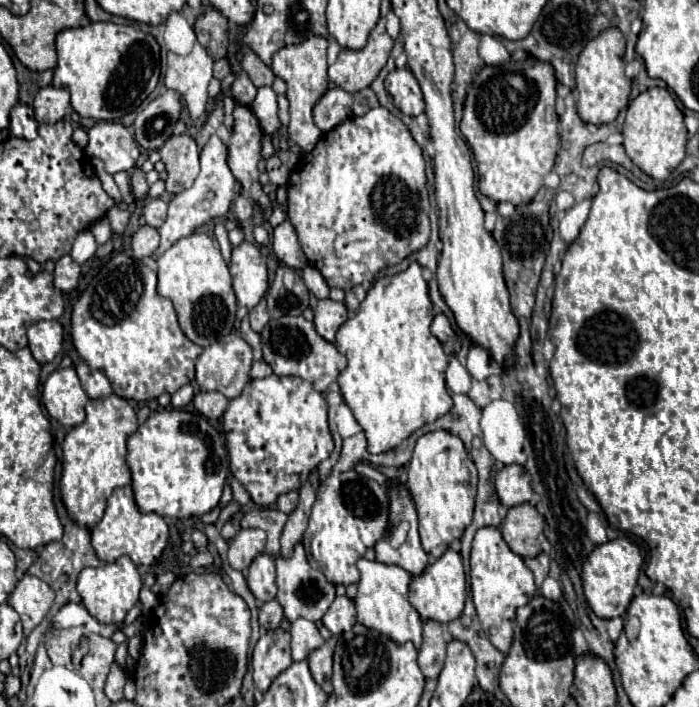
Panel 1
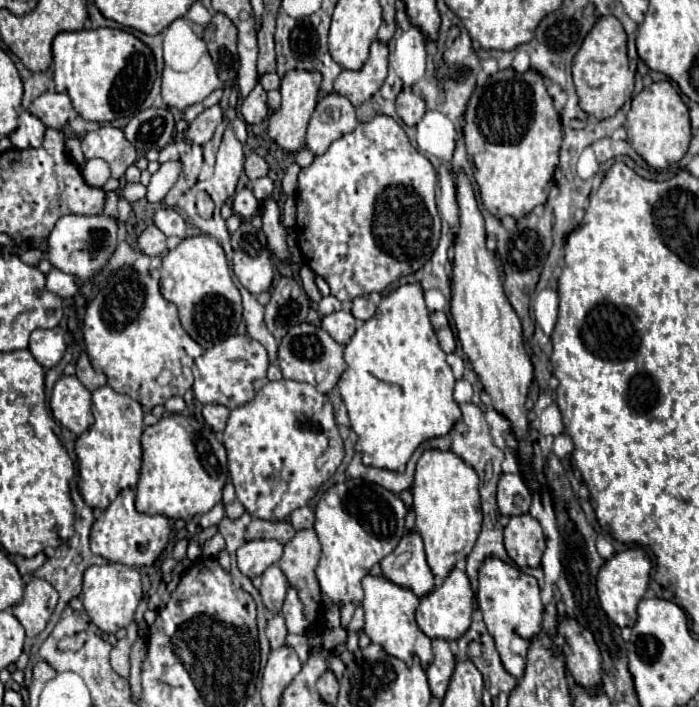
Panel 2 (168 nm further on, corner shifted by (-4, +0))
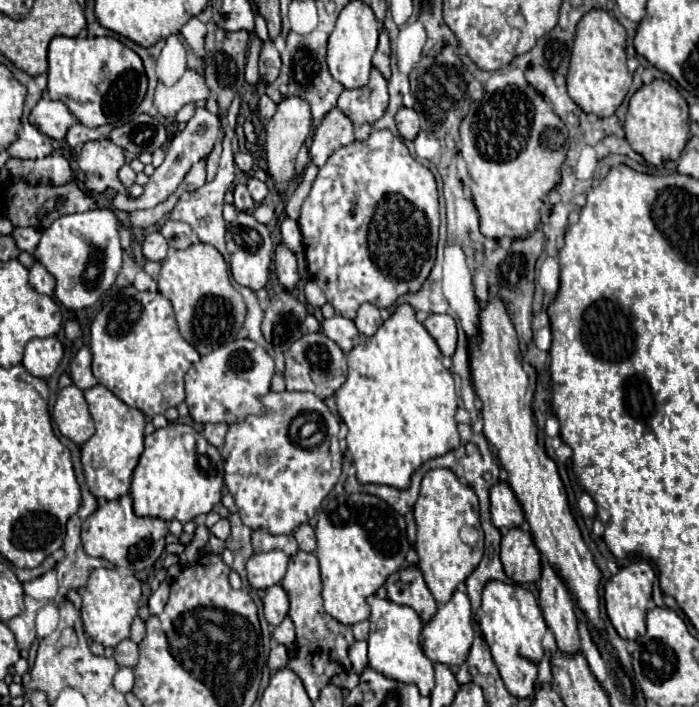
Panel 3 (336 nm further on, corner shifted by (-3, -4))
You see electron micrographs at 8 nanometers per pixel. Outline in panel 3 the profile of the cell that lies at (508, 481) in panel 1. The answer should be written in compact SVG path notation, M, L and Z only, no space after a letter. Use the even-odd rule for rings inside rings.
M500 481L490 489L490 519L500 531L520 527L524 521L522 507L506 481Z

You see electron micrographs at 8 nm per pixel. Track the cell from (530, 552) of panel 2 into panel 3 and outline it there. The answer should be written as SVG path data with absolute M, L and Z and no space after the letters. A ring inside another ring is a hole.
M510 529L502 537L500 559L504 573L514 583L538 583L540 579L540 551L536 549L530 533L522 529Z

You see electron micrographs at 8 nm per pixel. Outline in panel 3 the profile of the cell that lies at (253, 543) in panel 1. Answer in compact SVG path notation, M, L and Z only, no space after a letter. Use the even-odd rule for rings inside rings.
M270 551L270 553L254 553L250 561L246 563L248 571L248 583L254 589L268 589L272 585L278 585L288 567L288 555L282 551Z

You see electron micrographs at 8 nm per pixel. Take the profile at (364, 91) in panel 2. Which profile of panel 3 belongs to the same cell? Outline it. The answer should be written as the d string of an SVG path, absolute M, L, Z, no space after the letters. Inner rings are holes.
M372 69L368 87L342 91L338 99L338 109L354 123L354 127L360 127L364 123L374 125L386 113L388 99L390 97L388 97L386 79L378 69Z

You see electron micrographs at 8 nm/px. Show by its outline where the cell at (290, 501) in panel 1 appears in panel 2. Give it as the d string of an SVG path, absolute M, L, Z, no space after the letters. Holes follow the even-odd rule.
M305 505L305 507L295 509L295 511L289 515L289 521L293 523L293 527L295 527L295 529L313 527L313 519L315 519L315 515L313 515L313 511L311 511L307 505Z

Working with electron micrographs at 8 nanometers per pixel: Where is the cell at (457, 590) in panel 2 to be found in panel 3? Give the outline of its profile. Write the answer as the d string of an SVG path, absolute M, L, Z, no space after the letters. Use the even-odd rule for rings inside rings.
M456 591L452 595L452 599L444 605L438 607L436 615L424 625L422 629L422 649L424 655L432 661L432 663L442 663L446 667L460 667L470 651L472 645L472 609L470 609L470 599L464 591Z

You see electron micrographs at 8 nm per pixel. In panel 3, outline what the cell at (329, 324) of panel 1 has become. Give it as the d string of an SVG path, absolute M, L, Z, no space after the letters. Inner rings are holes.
M334 315L330 319L324 319L322 323L322 331L328 339L332 339L344 353L350 353L360 341L360 333L354 325L354 321L346 319L346 317L340 317L340 315Z

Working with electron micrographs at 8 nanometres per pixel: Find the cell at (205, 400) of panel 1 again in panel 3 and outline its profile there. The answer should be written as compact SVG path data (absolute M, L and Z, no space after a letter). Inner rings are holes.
M208 423L208 425L204 425L204 429L202 429L202 437L204 437L210 445L214 445L214 447L222 447L222 445L224 445L226 431L228 431L228 425L226 425L226 423L218 423L218 425Z

